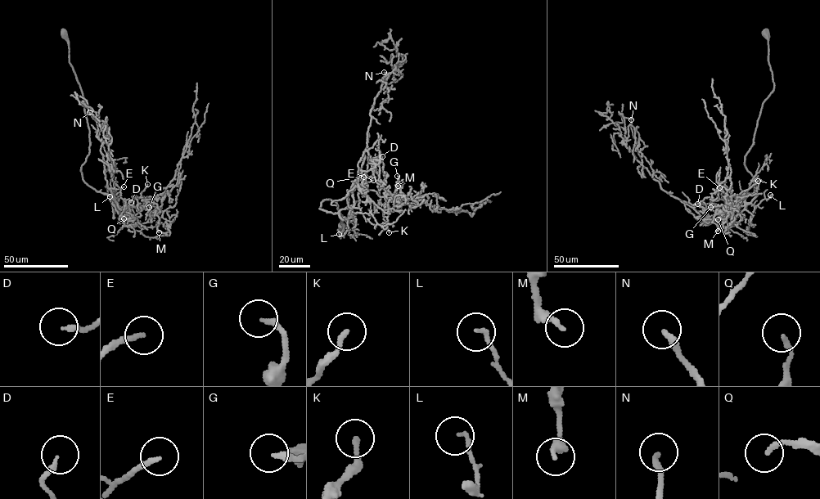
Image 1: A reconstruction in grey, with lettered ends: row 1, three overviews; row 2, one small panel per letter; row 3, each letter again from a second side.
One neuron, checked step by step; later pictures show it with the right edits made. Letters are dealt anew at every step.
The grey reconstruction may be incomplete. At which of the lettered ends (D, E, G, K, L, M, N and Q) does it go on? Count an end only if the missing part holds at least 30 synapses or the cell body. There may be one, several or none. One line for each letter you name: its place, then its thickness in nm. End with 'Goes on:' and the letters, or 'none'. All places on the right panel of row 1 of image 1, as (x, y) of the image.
E: (719, 187) | 170 nm
Goes on: E

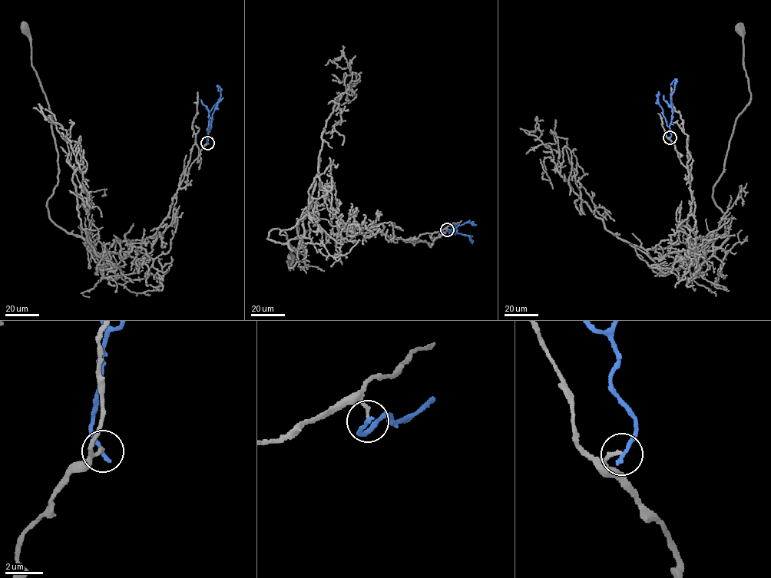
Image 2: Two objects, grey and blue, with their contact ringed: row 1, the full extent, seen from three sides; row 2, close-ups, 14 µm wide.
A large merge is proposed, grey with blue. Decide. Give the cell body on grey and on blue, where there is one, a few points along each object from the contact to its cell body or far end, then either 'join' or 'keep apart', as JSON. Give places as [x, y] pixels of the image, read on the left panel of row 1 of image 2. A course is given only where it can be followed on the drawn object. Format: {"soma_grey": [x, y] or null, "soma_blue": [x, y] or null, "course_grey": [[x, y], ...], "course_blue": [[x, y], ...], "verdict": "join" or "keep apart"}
{"soma_grey": [24, 30], "soma_blue": null, "course_grey": [[207, 143], [160, 226], [140, 246], [115, 239], [103, 269], [102, 256], [49, 217], [57, 153], [24, 30]], "course_blue": [[207, 143], [209, 112], [220, 100], [220, 90], [217, 86], [220, 91]], "verdict": "keep apart"}

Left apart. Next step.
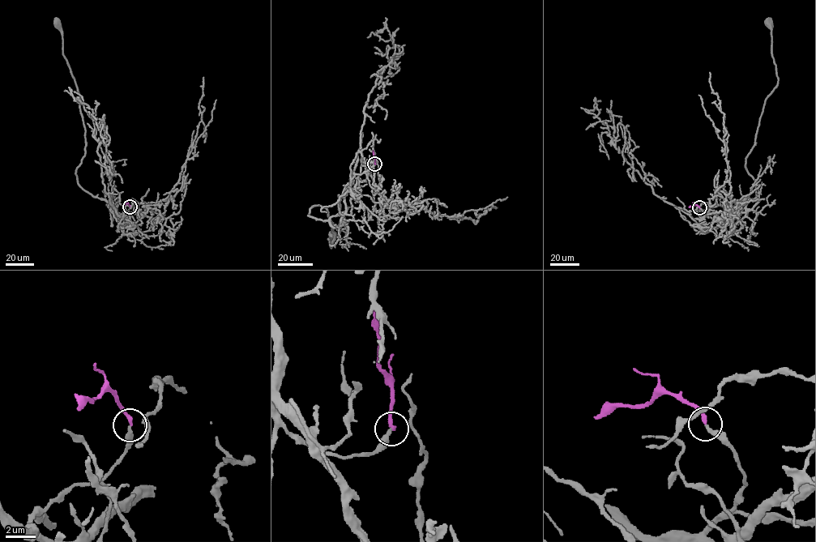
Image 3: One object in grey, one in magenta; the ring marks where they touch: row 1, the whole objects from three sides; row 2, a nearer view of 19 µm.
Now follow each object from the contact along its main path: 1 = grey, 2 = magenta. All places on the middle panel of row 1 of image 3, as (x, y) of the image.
1: (374, 164), (362, 164), (359, 186), (335, 215), (313, 218), (310, 208), (326, 210), (331, 236)
2: (374, 164), (373, 150)

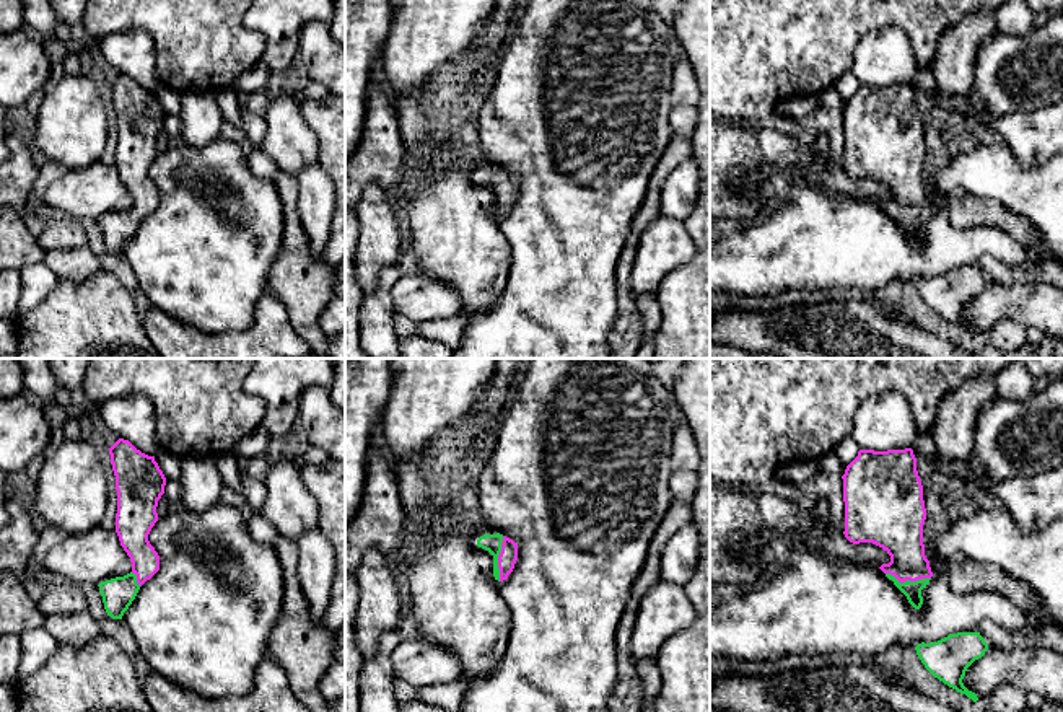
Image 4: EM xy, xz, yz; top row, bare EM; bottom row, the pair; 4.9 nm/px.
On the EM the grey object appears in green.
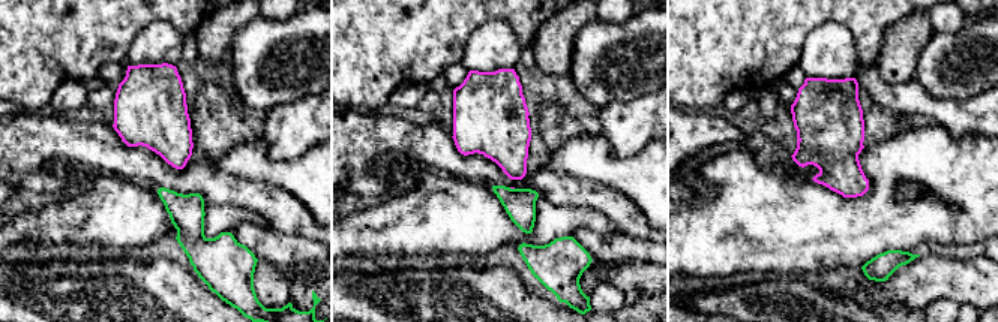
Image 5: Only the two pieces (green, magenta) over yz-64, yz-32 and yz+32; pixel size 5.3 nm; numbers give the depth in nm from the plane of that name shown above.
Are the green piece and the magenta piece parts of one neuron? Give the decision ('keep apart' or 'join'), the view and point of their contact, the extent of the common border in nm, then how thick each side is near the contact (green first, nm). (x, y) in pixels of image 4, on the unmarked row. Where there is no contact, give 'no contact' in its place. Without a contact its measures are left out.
join | xz (497, 194) | 220 nm | 90/90 nm

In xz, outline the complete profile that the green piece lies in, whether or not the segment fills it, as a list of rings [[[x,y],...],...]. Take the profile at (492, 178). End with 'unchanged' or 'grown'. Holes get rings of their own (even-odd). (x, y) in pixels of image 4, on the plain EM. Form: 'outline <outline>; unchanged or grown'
outline [[[485,168],[477,174],[477,181],[488,186],[493,191],[495,215],[498,217],[506,215],[518,196],[518,179],[500,168],[497,169]]]; grown

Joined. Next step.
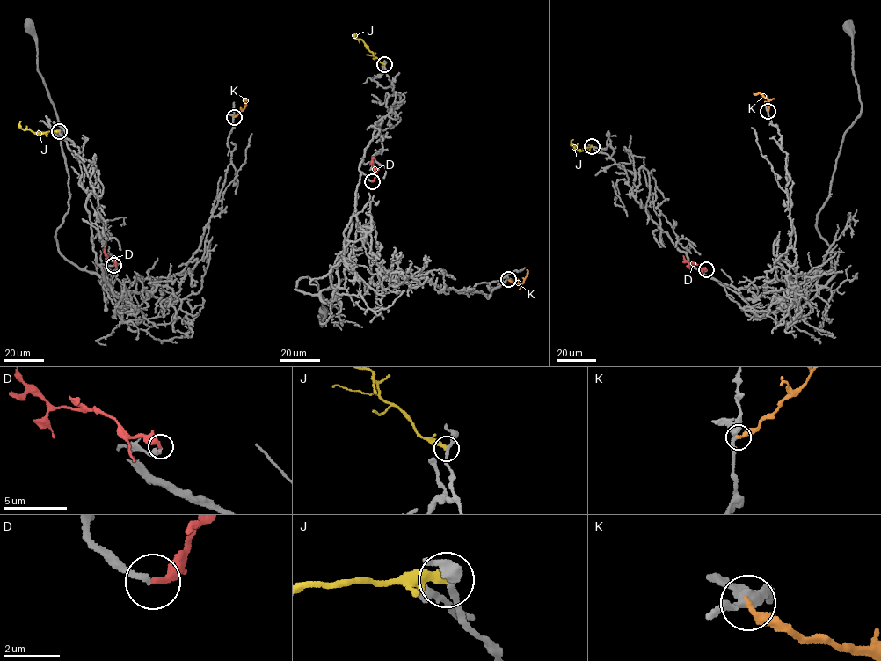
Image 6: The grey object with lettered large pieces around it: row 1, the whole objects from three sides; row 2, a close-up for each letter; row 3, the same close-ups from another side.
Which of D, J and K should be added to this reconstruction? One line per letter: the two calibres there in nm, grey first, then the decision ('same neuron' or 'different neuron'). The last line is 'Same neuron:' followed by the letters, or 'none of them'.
D: 180/280 nm | same neuron
J: 170/320 nm | different neuron
K: 380/320 nm | different neuron
Same neuron: D

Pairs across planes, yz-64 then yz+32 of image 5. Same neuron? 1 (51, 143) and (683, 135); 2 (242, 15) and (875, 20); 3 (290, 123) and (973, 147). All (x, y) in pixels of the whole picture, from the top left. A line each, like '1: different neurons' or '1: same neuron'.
1: same neuron
2: different neurons
3: different neurons

